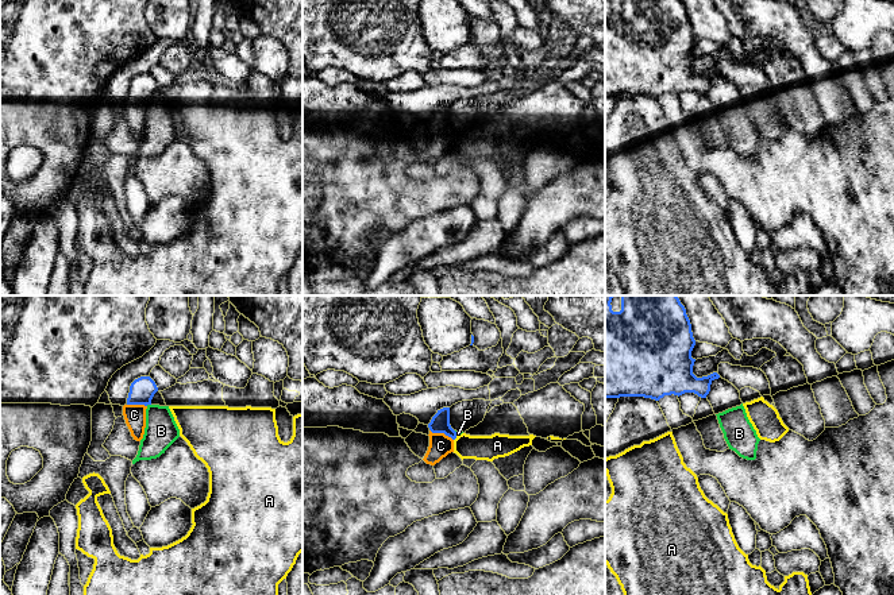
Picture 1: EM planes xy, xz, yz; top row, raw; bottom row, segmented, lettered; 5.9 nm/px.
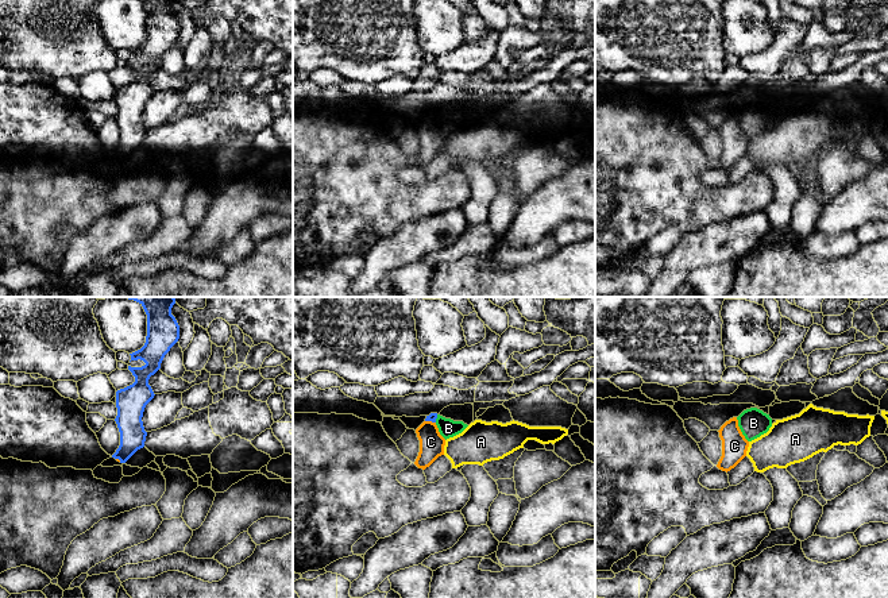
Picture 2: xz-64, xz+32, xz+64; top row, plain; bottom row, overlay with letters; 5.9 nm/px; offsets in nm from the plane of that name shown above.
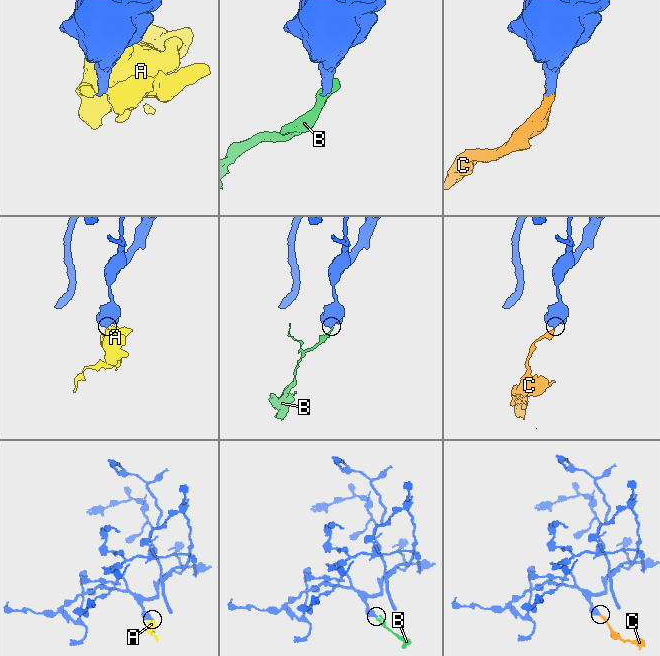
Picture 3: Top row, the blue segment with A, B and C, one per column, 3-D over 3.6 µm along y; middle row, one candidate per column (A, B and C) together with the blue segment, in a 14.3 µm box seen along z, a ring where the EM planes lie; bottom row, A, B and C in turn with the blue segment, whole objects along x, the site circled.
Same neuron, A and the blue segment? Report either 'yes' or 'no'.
no

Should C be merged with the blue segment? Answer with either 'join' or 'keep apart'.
join

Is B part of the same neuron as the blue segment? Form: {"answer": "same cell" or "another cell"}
{"answer": "another cell"}

